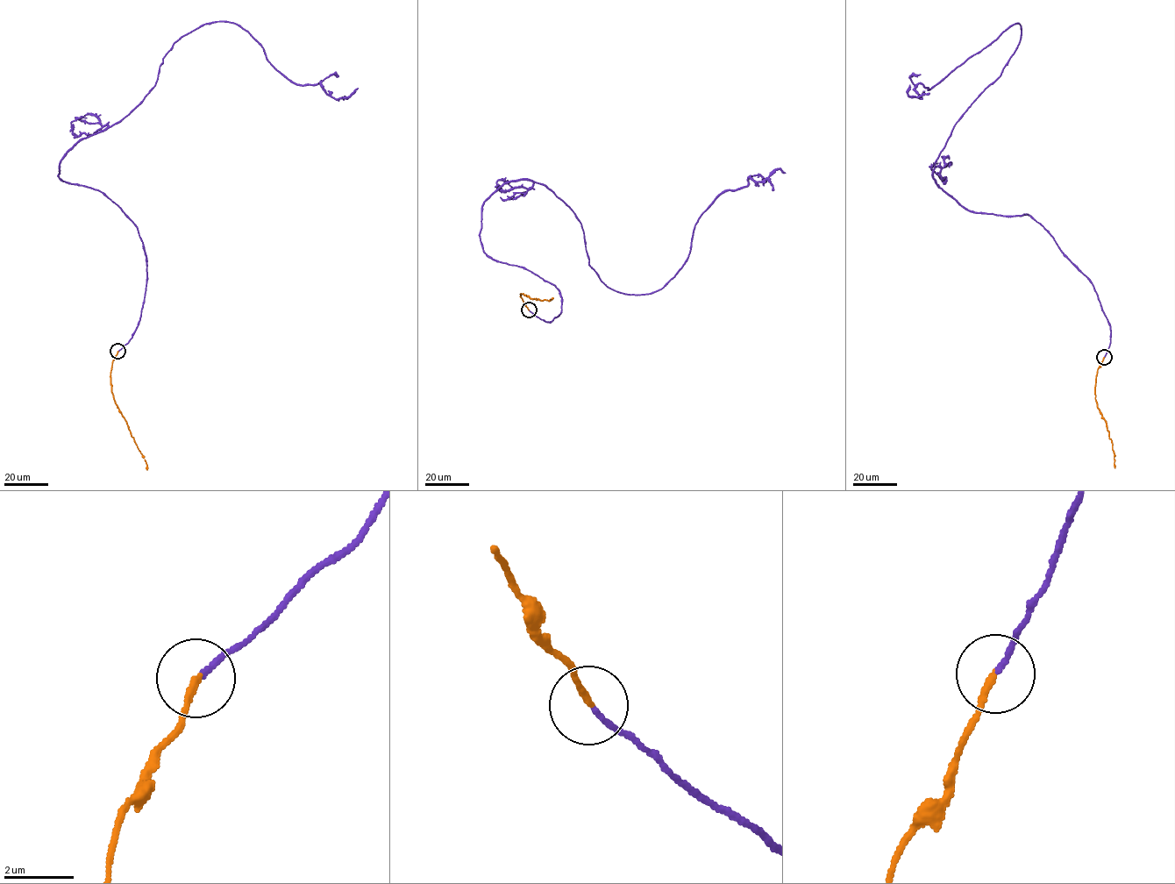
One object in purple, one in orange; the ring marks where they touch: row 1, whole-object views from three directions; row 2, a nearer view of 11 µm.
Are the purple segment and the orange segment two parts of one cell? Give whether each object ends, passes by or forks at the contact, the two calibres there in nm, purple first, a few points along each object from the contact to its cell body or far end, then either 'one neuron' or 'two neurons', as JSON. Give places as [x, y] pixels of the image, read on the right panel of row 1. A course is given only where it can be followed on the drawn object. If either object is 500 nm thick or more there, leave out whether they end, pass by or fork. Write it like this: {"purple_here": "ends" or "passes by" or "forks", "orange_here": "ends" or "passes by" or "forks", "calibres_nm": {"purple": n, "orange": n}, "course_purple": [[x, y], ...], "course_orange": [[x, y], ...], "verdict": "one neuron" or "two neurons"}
{"purple_here": "ends", "orange_here": "ends", "calibres_nm": {"purple": 150, "orange": 190}, "course_purple": [[1104, 357], [1098, 295], [1049, 231], [965, 210], [934, 179], [1019, 23], [920, 98], [909, 84]], "course_orange": [[1104, 357], [1097, 372], [1095, 400], [1113, 444], [1114, 467]], "verdict": "one neuron"}

